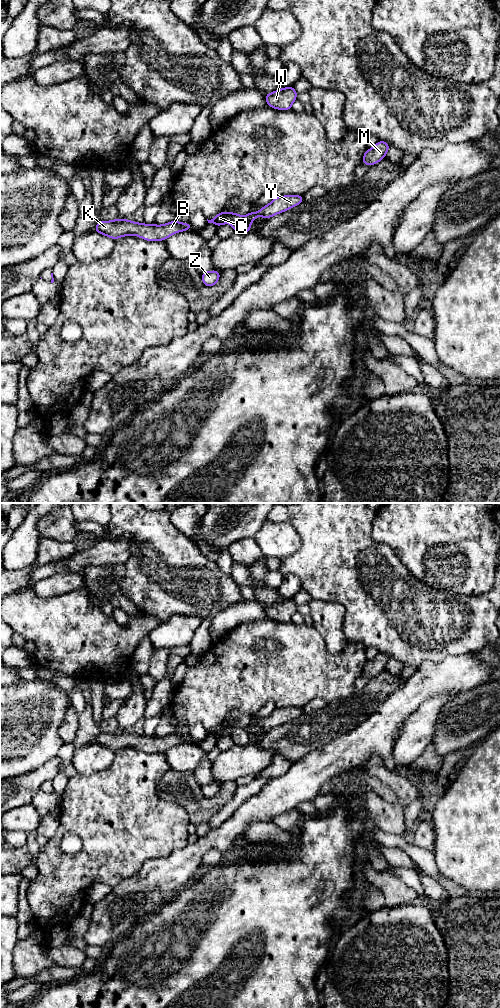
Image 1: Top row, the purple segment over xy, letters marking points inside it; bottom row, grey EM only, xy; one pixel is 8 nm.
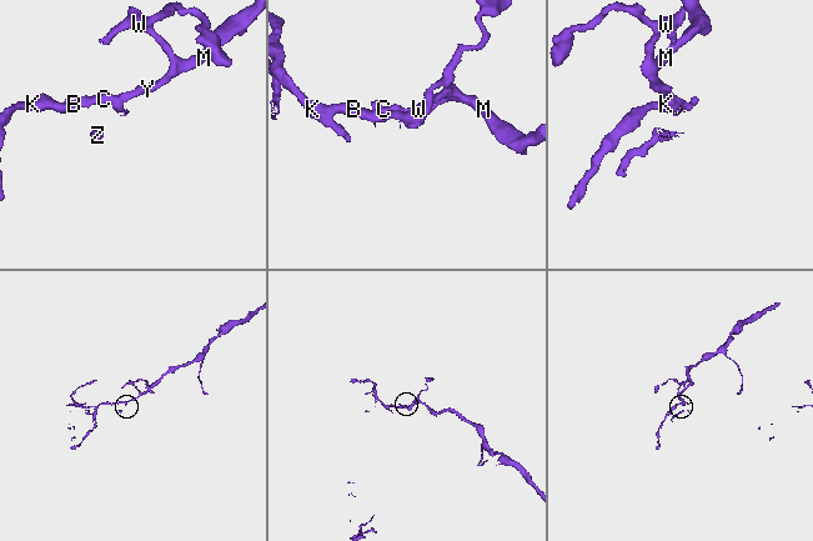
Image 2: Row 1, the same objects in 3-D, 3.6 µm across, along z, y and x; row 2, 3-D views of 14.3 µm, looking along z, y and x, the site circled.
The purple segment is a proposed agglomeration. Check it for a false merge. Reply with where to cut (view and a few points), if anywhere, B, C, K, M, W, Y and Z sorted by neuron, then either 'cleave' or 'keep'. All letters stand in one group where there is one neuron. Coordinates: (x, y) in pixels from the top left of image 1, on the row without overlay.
xy (232, 725), (229, 733) | B C K M W Y / Z | cleave

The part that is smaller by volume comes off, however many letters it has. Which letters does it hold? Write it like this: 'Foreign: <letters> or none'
Foreign: Z

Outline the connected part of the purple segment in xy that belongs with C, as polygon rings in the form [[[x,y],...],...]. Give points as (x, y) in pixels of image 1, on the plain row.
[[[224,723],[224,724],[217,726],[211,732],[207,731],[207,733],[208,733],[208,735],[213,735],[218,739],[218,738],[224,737],[225,735],[230,734],[231,727],[232,727],[232,725]]]

